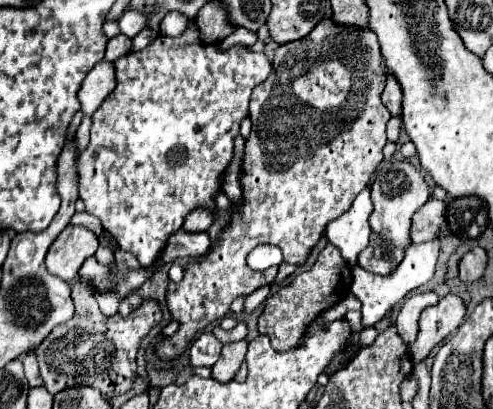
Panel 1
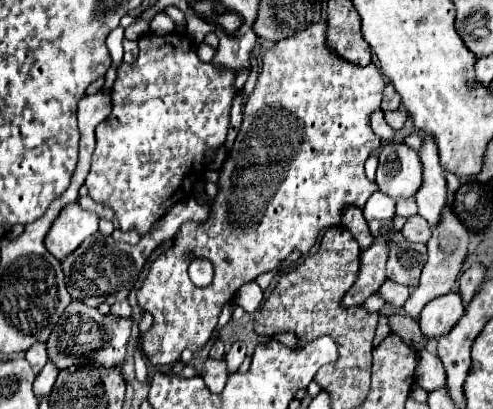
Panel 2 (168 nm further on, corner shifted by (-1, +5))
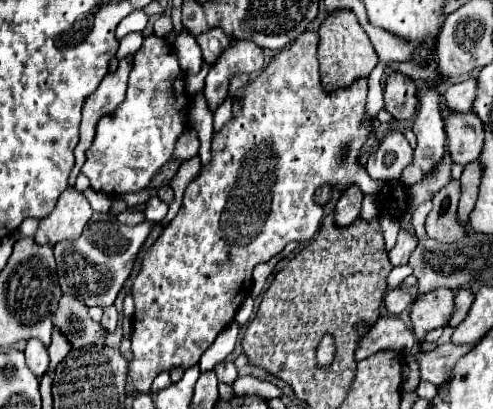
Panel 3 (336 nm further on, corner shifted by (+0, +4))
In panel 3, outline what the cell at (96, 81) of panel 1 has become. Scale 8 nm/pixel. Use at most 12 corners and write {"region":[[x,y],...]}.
{"region":[[132,11],[116,27],[120,41],[132,31],[142,31],[148,23],[144,11]]}

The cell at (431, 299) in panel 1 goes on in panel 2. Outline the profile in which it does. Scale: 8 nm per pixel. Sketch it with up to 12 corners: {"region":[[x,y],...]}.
{"region":[[451,204],[427,242],[429,260],[405,302],[411,318],[453,290],[469,234]]}

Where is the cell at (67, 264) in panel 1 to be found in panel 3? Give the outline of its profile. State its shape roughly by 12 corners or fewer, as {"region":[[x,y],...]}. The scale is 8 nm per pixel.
{"region":[[74,187],[40,221],[34,241],[50,247],[74,241],[92,217]]}

